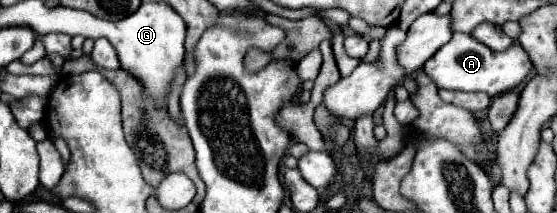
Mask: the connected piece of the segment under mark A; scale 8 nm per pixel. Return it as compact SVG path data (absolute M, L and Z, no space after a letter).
M454 32L452 40L444 44L426 64L424 72L432 78L438 88L446 90L462 90L462 92L486 92L490 98L498 94L506 94L524 84L528 74L534 70L530 58L526 56L520 44L512 44L504 52L494 52L474 40L470 34Z

